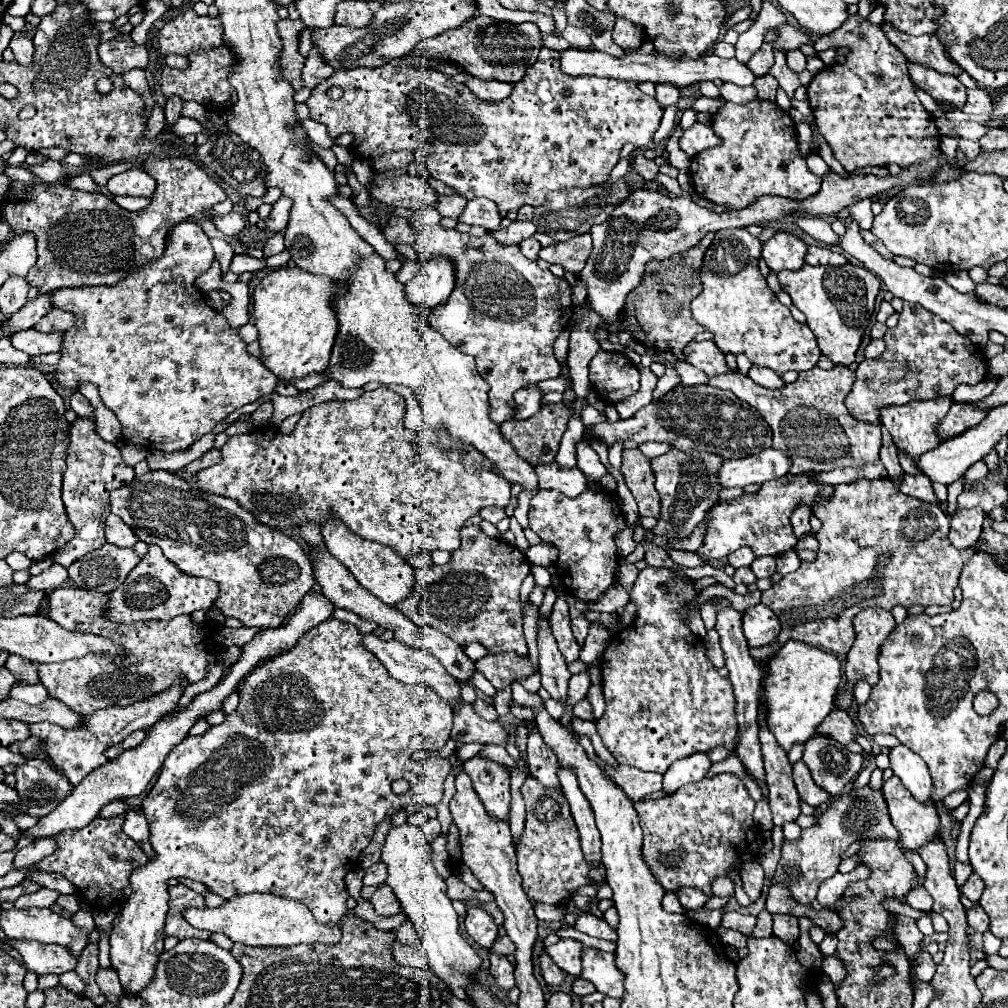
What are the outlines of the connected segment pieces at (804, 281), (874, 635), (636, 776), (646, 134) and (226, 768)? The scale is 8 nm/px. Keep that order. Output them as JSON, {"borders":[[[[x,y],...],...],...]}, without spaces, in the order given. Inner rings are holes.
{"borders":[[[[846,263],[842,267],[802,265],[798,271],[780,271],[778,281],[792,297],[792,303],[806,315],[806,325],[816,335],[820,353],[834,365],[852,365],[862,343],[862,335],[874,313],[880,279],[864,267]]],[[[868,607],[864,611],[860,611],[852,619],[852,625],[854,625],[854,631],[856,631],[856,641],[854,641],[852,649],[848,651],[848,655],[846,655],[846,677],[848,677],[848,685],[844,687],[842,693],[836,695],[836,707],[838,709],[848,709],[852,705],[852,693],[854,693],[856,681],[864,679],[864,681],[868,681],[872,685],[880,677],[880,667],[876,663],[876,651],[880,649],[880,643],[892,633],[894,617],[890,615],[890,611],[886,611],[882,607]]],[[[580,735],[580,745],[584,747],[586,755],[604,771],[604,775],[608,779],[612,779],[612,783],[618,785],[630,797],[630,801],[640,801],[646,795],[662,789],[662,775],[660,773],[646,773],[646,771],[640,771],[636,767],[628,767],[628,765],[616,765],[616,767],[606,765],[594,753],[594,747],[586,735]]],[[[546,47],[540,49],[538,61],[528,67],[526,79],[514,85],[508,99],[498,103],[478,99],[468,93],[464,83],[454,83],[448,75],[438,71],[388,63],[376,69],[360,67],[352,71],[336,71],[330,79],[320,83],[316,91],[312,91],[306,105],[310,109],[310,119],[326,125],[330,139],[336,139],[342,133],[354,133],[352,153],[358,159],[372,159],[386,151],[414,151],[418,147],[426,147],[428,171],[434,179],[444,181],[464,199],[486,197],[494,201],[502,219],[508,211],[518,211],[522,205],[538,207],[550,191],[604,183],[614,165],[620,161],[622,145],[632,143],[636,149],[644,149],[652,141],[664,113],[656,99],[644,95],[636,83],[596,79],[590,75],[572,79],[570,75],[564,75],[560,71],[560,51]],[[332,85],[338,85],[344,91],[338,101],[328,97],[328,89]],[[566,89],[570,89],[570,97],[564,97]],[[390,127],[396,133],[396,141],[390,141]],[[516,179],[528,183],[528,193],[524,197],[514,191],[512,181]]],[[[334,617],[320,623],[318,627],[308,631],[308,635],[304,635],[304,639],[300,639],[300,643],[292,651],[286,651],[284,655],[276,655],[276,659],[270,659],[266,665],[260,665],[256,671],[252,671],[252,675],[248,675],[248,679],[244,679],[240,683],[238,709],[234,713],[230,713],[224,719],[224,723],[210,727],[204,735],[186,737],[164,759],[164,765],[160,769],[156,785],[150,789],[150,793],[142,801],[142,811],[144,811],[148,825],[150,825],[150,843],[154,847],[156,857],[150,859],[146,865],[132,871],[132,875],[130,875],[132,893],[126,899],[122,913],[120,913],[120,919],[110,933],[112,969],[118,973],[120,983],[122,983],[126,993],[142,991],[152,981],[152,975],[154,975],[154,969],[158,963],[158,955],[164,951],[164,937],[166,937],[164,923],[166,923],[168,899],[170,899],[168,891],[164,891],[164,885],[168,883],[168,879],[188,877],[188,879],[200,881],[212,893],[216,893],[224,899],[230,899],[232,895],[254,893],[254,891],[256,893],[272,893],[276,897],[288,897],[288,899],[304,903],[312,911],[312,915],[318,923],[328,925],[328,927],[340,927],[340,921],[348,915],[346,899],[350,897],[350,893],[344,885],[344,875],[348,871],[356,869],[360,851],[370,843],[370,839],[376,831],[376,825],[384,817],[394,815],[396,811],[404,809],[406,805],[436,805],[436,803],[440,803],[442,793],[444,793],[444,779],[450,773],[450,761],[438,759],[434,755],[430,755],[424,761],[418,761],[412,755],[418,751],[434,753],[446,745],[446,741],[450,739],[450,731],[452,731],[452,707],[446,701],[442,701],[436,695],[436,691],[432,691],[432,687],[428,687],[428,685],[406,685],[406,683],[392,679],[388,675],[386,667],[376,659],[376,655],[372,655],[360,643],[360,639],[362,639],[360,631],[350,623],[342,623]],[[396,779],[406,779],[410,783],[408,793],[404,793],[404,795],[392,793],[390,785]]]]}

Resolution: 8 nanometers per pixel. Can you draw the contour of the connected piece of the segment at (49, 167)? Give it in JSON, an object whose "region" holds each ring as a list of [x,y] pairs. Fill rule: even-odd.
{"region":[[[44,161],[40,165],[28,165],[28,171],[34,173],[36,177],[40,177],[42,181],[48,181],[48,183],[54,183],[54,179],[58,179],[60,175],[64,175],[66,171],[62,169],[62,163],[60,161]]]}

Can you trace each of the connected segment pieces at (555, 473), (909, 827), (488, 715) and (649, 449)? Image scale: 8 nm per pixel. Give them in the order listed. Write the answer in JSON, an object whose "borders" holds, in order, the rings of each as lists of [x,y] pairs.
{"borders":[[[[548,463],[548,465],[536,467],[534,471],[538,475],[540,489],[556,489],[566,497],[576,497],[584,489],[588,489],[586,475],[578,467],[566,469],[566,467],[560,467],[558,463]]],[[[896,775],[882,785],[882,791],[904,849],[918,853],[920,847],[940,839],[940,817],[934,803],[912,799],[912,793],[908,793]]],[[[476,699],[474,703],[472,703],[472,707],[474,707],[474,711],[480,715],[480,717],[484,717],[486,721],[494,721],[498,715],[496,715],[496,709],[490,705],[490,703],[486,703],[486,701],[482,701],[482,699]]],[[[647,442],[639,445],[638,448],[646,455],[649,459],[663,455],[671,448],[667,443],[662,442]]]]}

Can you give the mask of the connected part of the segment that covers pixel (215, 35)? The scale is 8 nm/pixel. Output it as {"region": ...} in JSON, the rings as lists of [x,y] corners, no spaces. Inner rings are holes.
{"region":[[[192,9],[184,11],[182,15],[178,15],[176,19],[168,21],[162,31],[160,31],[160,51],[164,55],[168,53],[178,53],[178,55],[188,55],[190,51],[198,51],[198,49],[208,49],[214,45],[222,43],[222,23],[218,17],[200,17],[196,15]]]}

